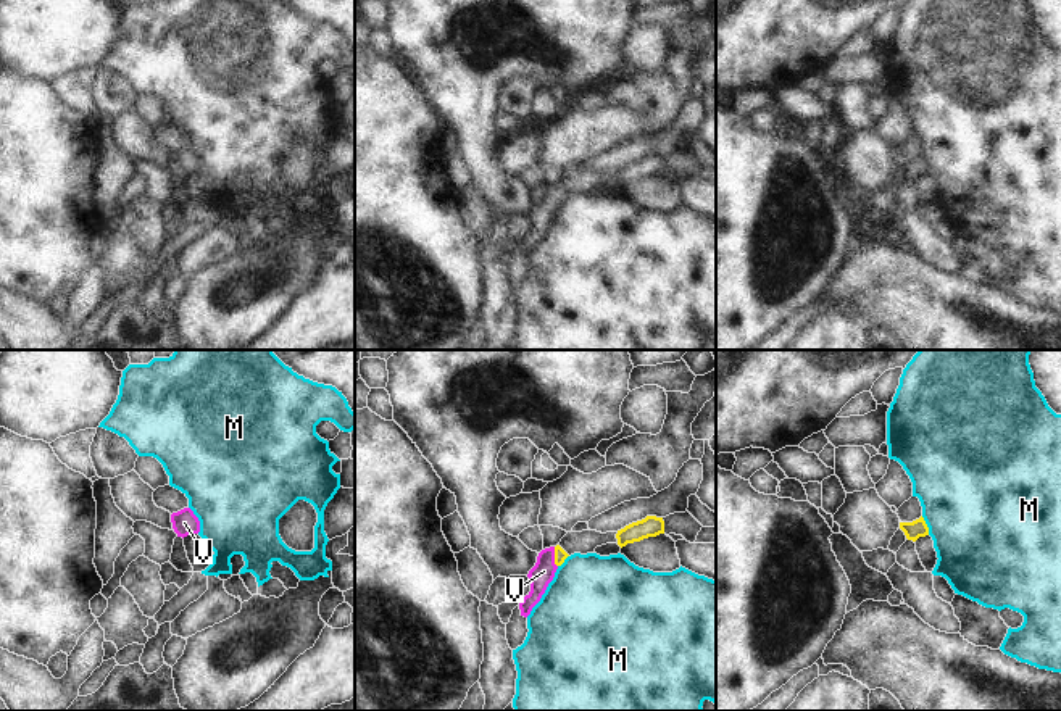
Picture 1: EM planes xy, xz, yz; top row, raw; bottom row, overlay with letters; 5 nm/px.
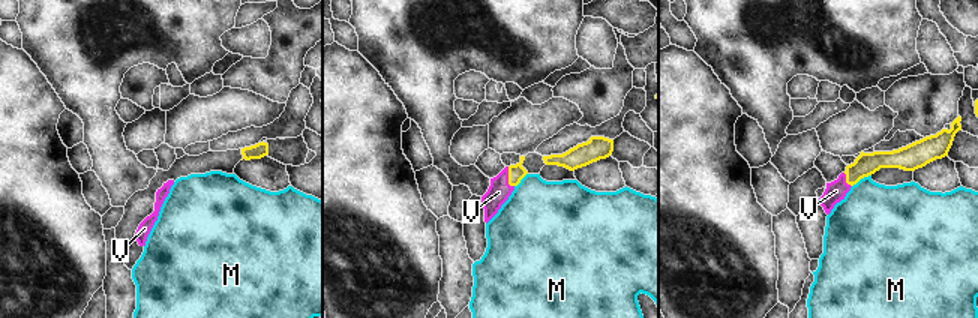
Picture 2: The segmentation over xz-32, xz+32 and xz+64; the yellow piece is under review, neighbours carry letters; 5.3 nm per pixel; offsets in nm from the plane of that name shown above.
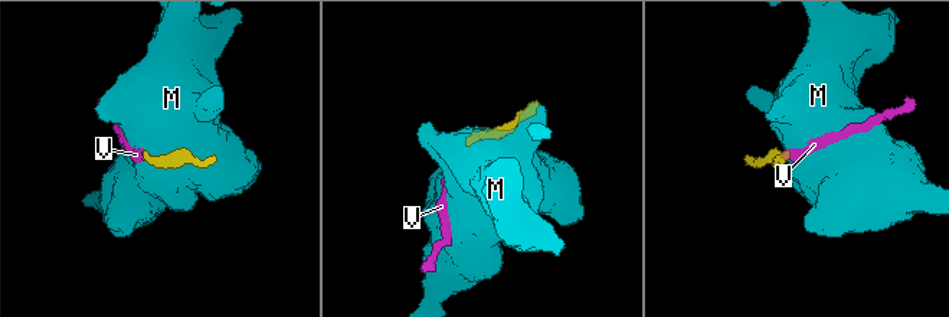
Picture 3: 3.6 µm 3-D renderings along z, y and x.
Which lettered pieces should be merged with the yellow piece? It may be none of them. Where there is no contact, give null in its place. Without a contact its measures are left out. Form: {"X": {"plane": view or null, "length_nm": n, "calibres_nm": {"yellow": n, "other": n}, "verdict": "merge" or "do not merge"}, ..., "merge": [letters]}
{"M": {"plane": "yz", "length_nm": 100, "calibres_nm": {"yellow": 90, "other": 480}, "verdict": "do not merge"}, "V": {"plane": "xz", "length_nm": 110, "calibres_nm": {"yellow": 60, "other": 110}, "verdict": "merge"}, "merge": ["V"]}

